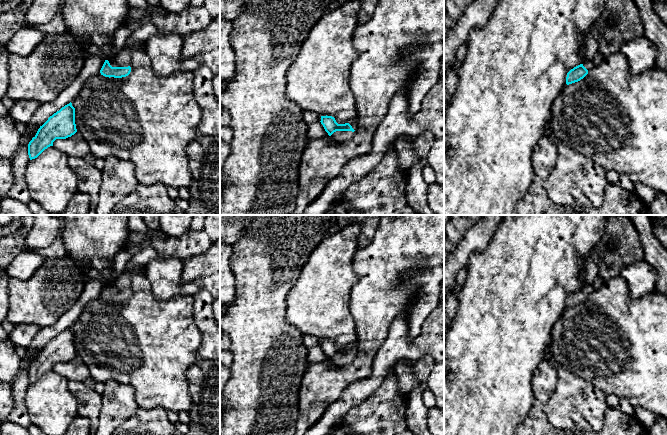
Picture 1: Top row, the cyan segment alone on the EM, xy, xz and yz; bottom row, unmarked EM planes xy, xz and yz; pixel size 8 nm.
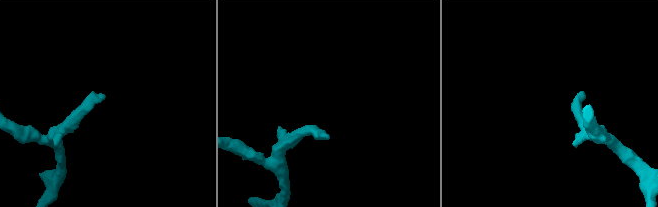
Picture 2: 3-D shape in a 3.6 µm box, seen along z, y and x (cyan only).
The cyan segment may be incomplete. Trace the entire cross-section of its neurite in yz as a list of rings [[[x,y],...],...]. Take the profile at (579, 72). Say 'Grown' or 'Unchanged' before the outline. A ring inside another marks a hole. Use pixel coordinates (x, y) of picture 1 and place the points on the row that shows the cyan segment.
Grown. [[[585,58],[582,64],[574,67],[567,73],[566,84],[569,85],[580,81],[588,74],[588,71],[591,70],[594,66],[595,64],[592,60]]]

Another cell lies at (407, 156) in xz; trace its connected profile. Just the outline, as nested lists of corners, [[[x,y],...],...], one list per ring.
[[[406,137],[399,138],[393,149],[397,152],[398,167],[401,170],[409,171],[415,163],[421,162],[413,141],[408,140]]]

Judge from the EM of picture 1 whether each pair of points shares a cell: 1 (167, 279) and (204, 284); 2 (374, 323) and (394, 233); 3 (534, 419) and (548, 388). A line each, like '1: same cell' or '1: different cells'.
1: same cell
2: same cell
3: same cell

